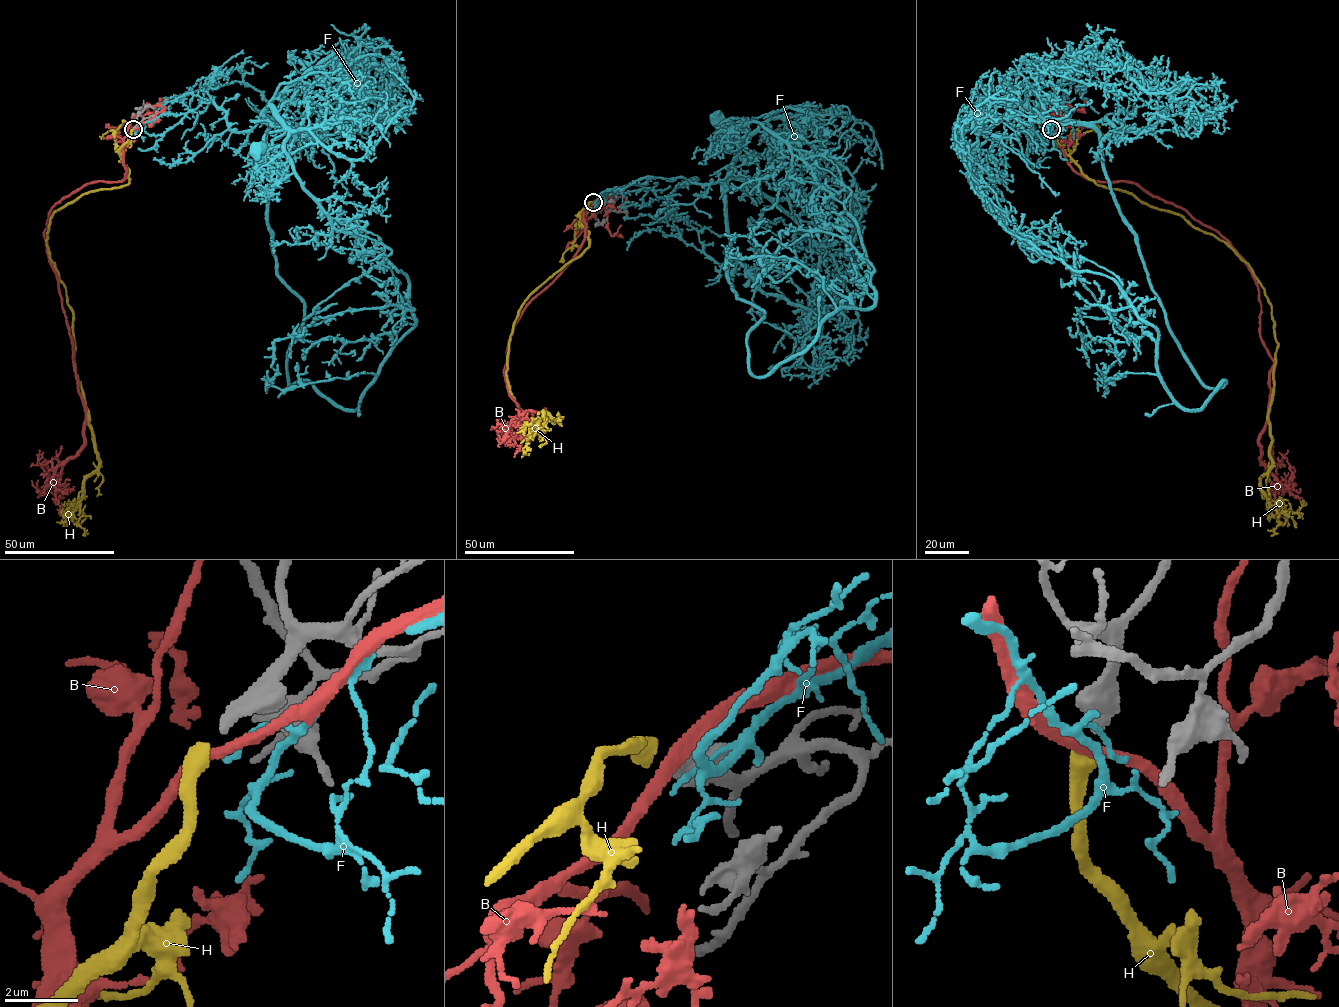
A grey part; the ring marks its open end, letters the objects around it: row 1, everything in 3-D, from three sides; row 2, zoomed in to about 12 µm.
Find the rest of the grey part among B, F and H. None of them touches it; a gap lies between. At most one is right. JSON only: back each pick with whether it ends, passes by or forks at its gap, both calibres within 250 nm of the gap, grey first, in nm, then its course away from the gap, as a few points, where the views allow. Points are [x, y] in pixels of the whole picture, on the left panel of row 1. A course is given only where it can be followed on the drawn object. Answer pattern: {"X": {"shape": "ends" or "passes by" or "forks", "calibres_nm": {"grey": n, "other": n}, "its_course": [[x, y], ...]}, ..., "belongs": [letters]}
{"H": {"shape": "ends", "calibres_nm": {"grey": 400, "other": 500}, "its_course": [[132, 129], [120, 150], [129, 183], [77, 197], [48, 232], [99, 461], [63, 511], [69, 500]]}, "belongs": ["H"]}

